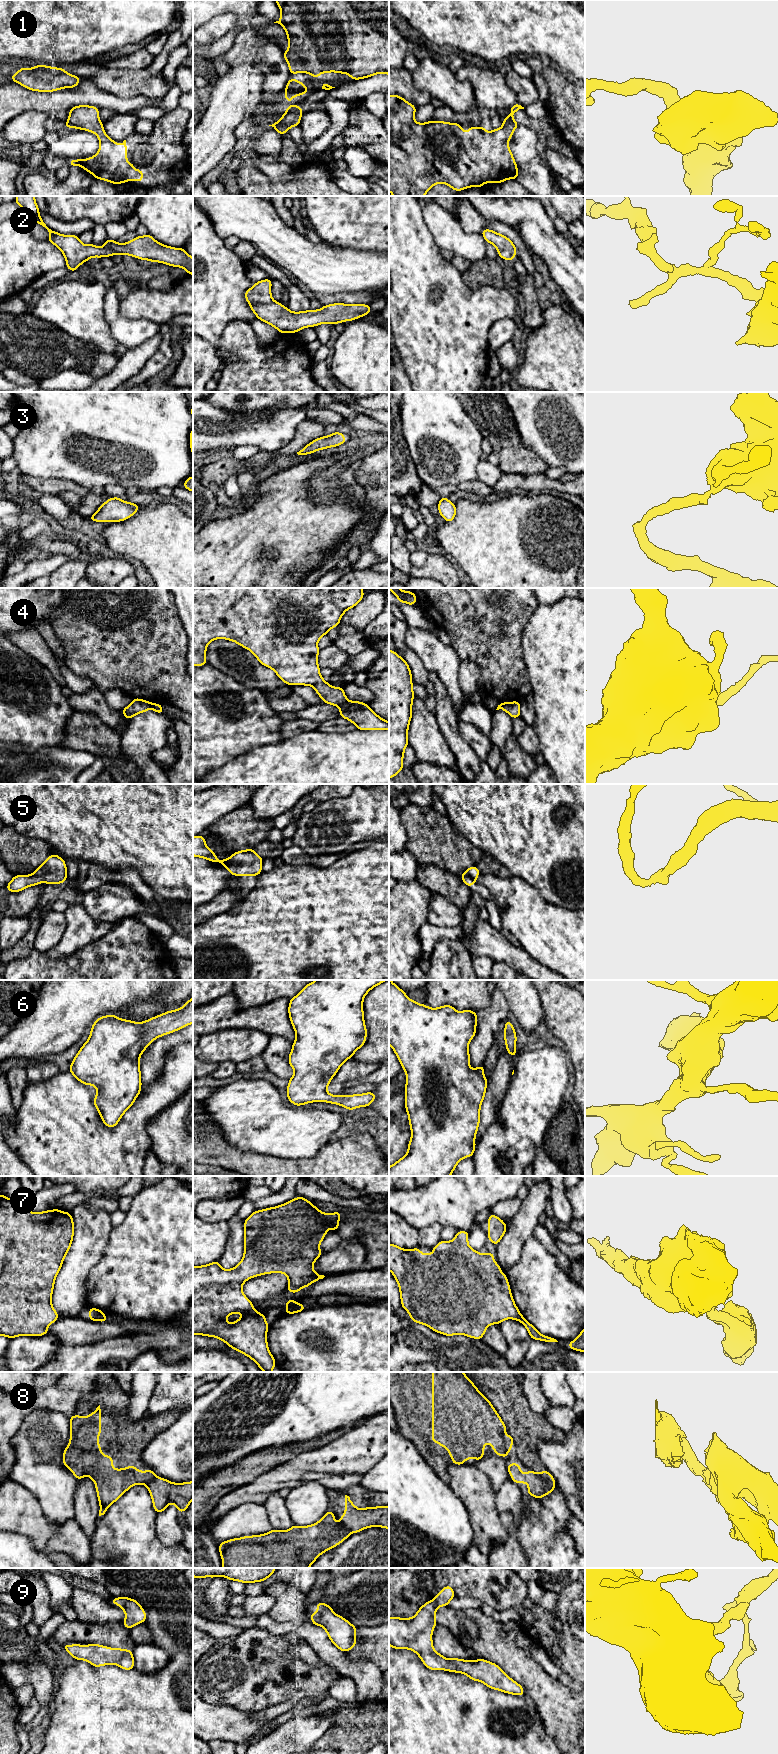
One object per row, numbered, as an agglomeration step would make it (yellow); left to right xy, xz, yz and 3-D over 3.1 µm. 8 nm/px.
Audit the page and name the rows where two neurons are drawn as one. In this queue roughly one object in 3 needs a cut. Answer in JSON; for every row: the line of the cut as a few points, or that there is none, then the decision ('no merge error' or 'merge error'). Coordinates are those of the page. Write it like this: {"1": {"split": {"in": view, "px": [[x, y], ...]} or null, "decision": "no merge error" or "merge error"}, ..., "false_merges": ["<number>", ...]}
{"1": {"split": null, "decision": "no merge error"}, "2": {"split": null, "decision": "no merge error"}, "3": {"split": null, "decision": "no merge error"}, "4": {"split": {"in": "xz", "px": [[347, 700], [340, 707]]}, "decision": "merge error"}, "5": {"split": {"in": "yz", "px": [[461, 875], [469, 875], [475, 880]]}, "decision": "merge error"}, "6": {"split": null, "decision": "no merge error"}, "7": {"split": {"in": "xz", "px": [[296, 1303], [288, 1307]]}, "decision": "merge error"}, "8": {"split": {"in": "yz", "px": [[537, 1474], [548, 1483], [554, 1485]]}, "decision": "merge error"}, "9": {"split": null, "decision": "no merge error"}, "false_merges": ["4", "5", "7", "8"]}

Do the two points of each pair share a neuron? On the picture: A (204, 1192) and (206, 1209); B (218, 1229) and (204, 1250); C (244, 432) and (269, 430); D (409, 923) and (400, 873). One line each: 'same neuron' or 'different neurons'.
A: different neurons
B: same neuron
C: same neuron
D: different neurons

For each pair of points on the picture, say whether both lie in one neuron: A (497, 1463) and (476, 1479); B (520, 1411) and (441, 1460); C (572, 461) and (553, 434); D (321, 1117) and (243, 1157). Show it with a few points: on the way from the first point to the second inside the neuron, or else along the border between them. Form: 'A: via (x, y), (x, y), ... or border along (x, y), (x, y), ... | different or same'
A: border along (474, 1465), (488, 1477), (495, 1492) | different
B: border along (490, 1401), (514, 1442) | different
C: via (572, 454), (560, 441) | same
D: border along (231, 1145), (241, 1150), (254, 1151), (276, 1157) | different

